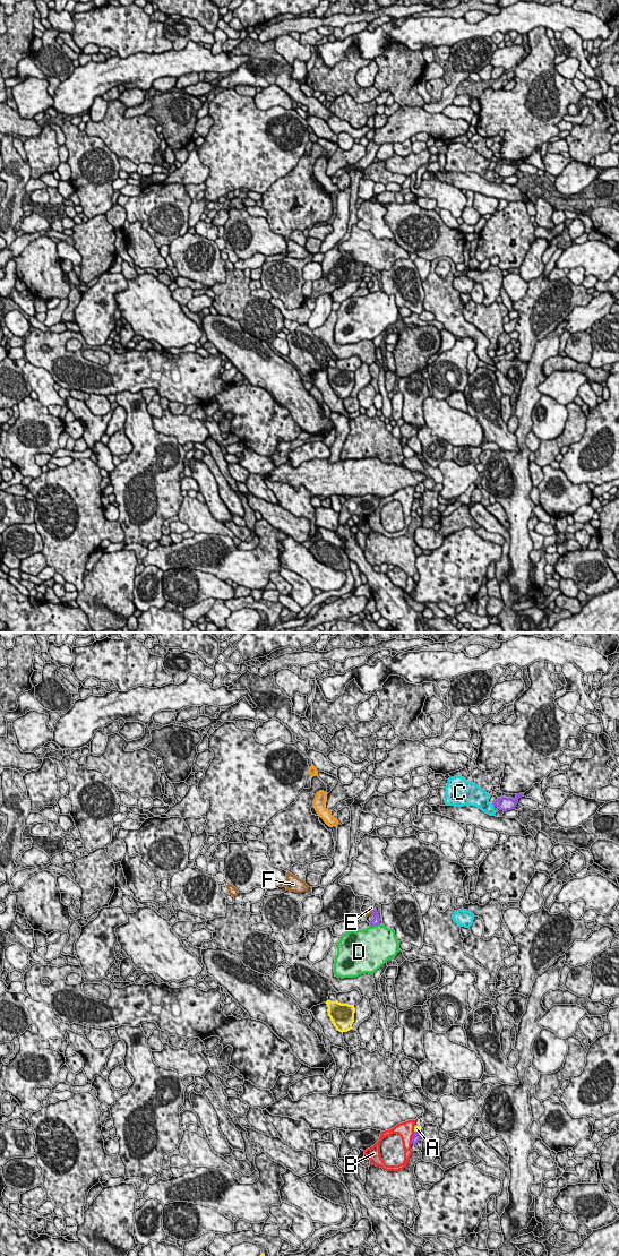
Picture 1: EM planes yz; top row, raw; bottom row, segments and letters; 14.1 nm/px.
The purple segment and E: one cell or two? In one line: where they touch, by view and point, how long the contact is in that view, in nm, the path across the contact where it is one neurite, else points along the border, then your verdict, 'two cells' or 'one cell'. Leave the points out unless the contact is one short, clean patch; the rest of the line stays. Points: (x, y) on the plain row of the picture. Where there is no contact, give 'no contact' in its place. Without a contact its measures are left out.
meets purple in yz at (372, 276); contact 60 nm long; border along yz (374, 275), (371, 277); two cells

